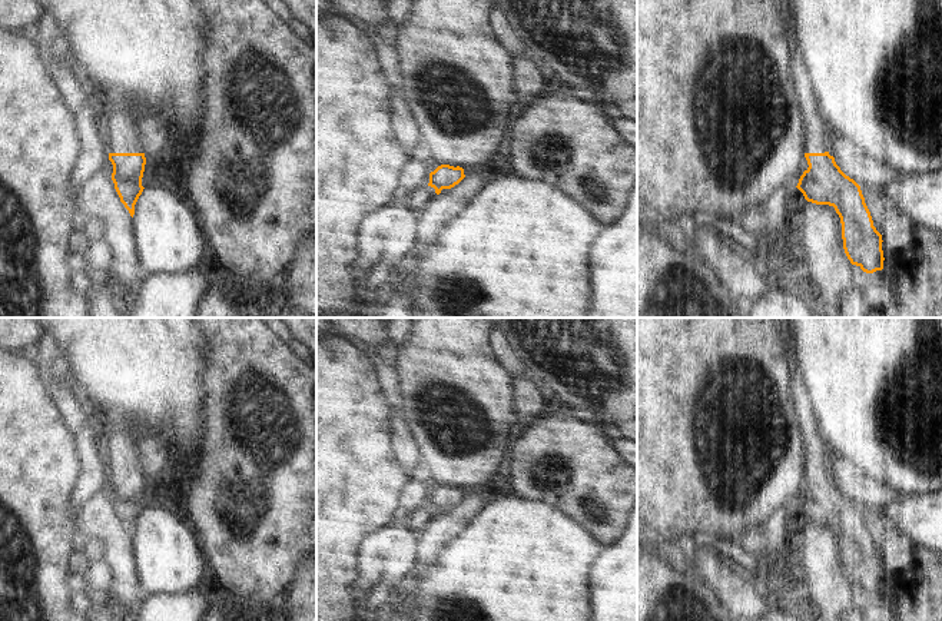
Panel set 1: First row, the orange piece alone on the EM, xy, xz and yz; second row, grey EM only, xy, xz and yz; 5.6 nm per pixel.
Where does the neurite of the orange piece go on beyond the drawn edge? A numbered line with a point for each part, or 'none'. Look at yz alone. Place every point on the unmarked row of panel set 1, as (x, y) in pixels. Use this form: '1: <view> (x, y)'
1: yz (815, 448)

